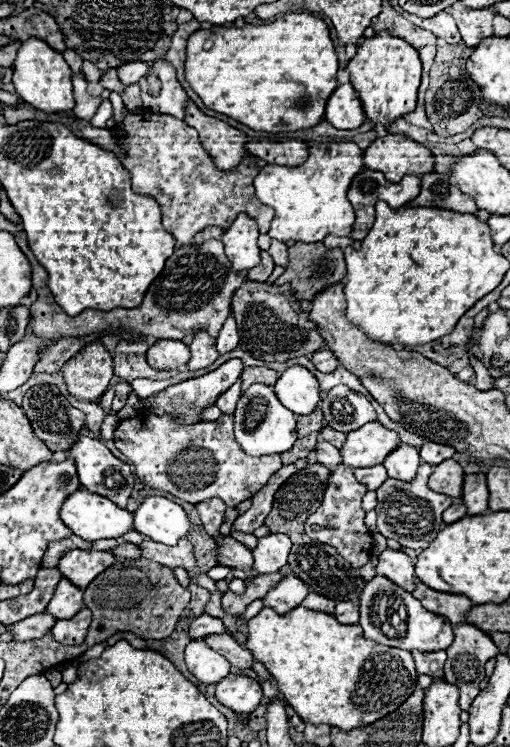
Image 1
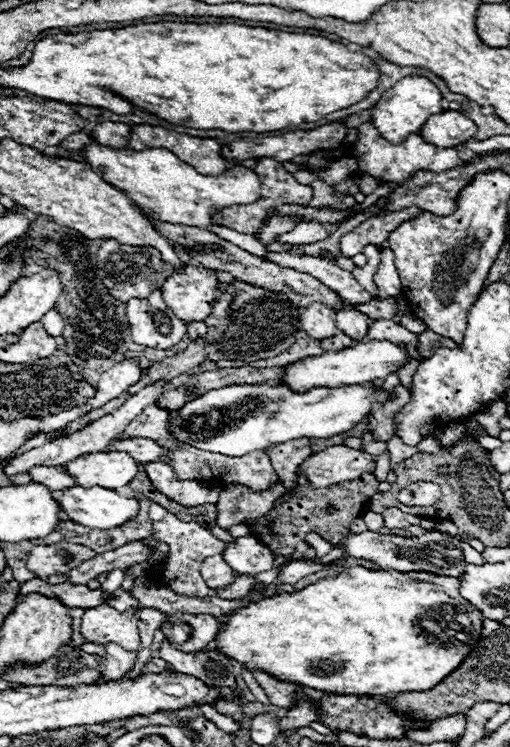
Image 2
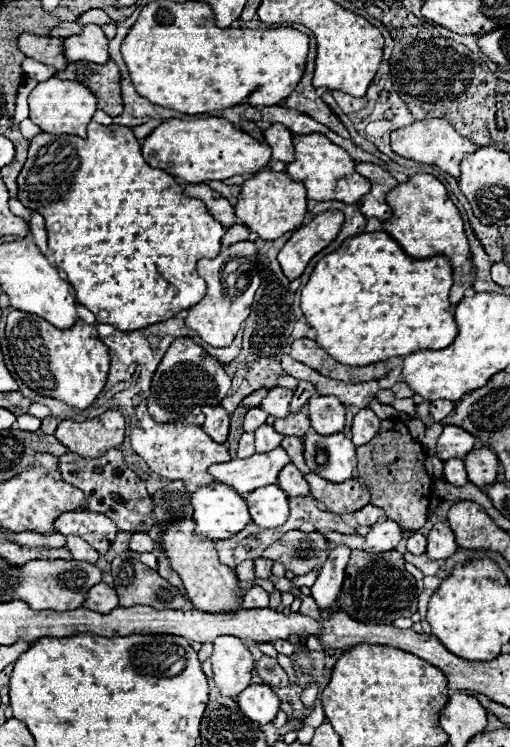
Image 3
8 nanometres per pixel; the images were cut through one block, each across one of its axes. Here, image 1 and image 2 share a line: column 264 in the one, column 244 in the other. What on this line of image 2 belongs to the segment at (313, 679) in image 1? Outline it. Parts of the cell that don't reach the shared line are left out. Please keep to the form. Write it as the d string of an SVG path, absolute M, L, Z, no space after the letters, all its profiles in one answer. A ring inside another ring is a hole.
M354 566L336 578L318 580L294 594L278 594L240 608L226 618L214 640L220 654L234 658L248 670L264 670L282 682L334 694L392 696L430 690L430 686L446 678L478 642L480 622L482 614L460 596L456 578Z

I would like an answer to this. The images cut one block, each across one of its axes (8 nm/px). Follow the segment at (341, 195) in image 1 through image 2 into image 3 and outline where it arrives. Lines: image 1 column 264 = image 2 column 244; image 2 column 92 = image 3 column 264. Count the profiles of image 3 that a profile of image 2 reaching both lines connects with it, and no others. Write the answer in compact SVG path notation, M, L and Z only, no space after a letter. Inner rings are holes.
M222 118L168 120L144 138L142 154L152 168L162 168L188 184L204 184L208 180L226 180L232 176L254 176L264 170L272 158L268 144L254 140Z

